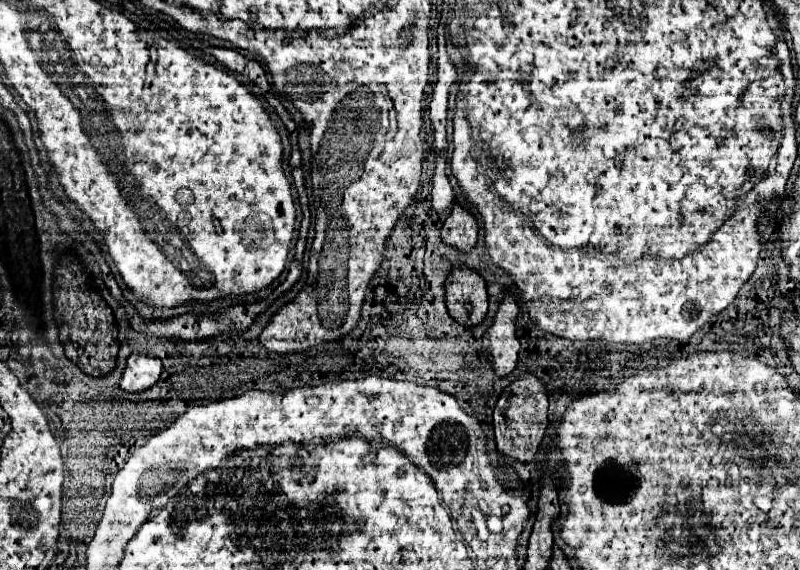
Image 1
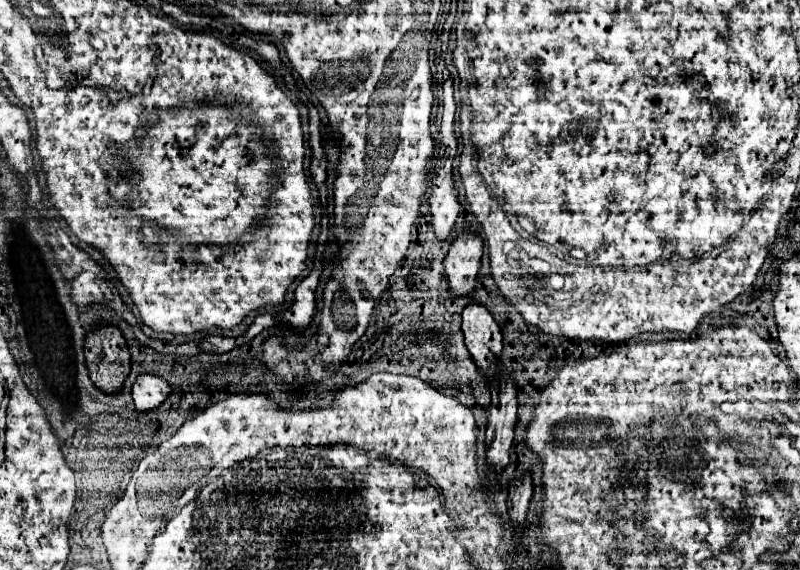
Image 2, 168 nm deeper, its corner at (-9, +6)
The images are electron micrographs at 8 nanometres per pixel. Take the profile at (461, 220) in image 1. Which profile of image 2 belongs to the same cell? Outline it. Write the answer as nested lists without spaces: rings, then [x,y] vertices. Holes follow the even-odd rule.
[[[462,233],[444,257],[444,273],[452,297],[472,297],[480,269],[482,241],[478,235]]]

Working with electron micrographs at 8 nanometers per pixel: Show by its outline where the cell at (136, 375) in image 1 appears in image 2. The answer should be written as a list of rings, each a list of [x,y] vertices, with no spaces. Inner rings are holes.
[[[140,375],[132,387],[134,407],[138,413],[146,413],[158,409],[166,397],[172,393],[168,383],[156,375]]]

